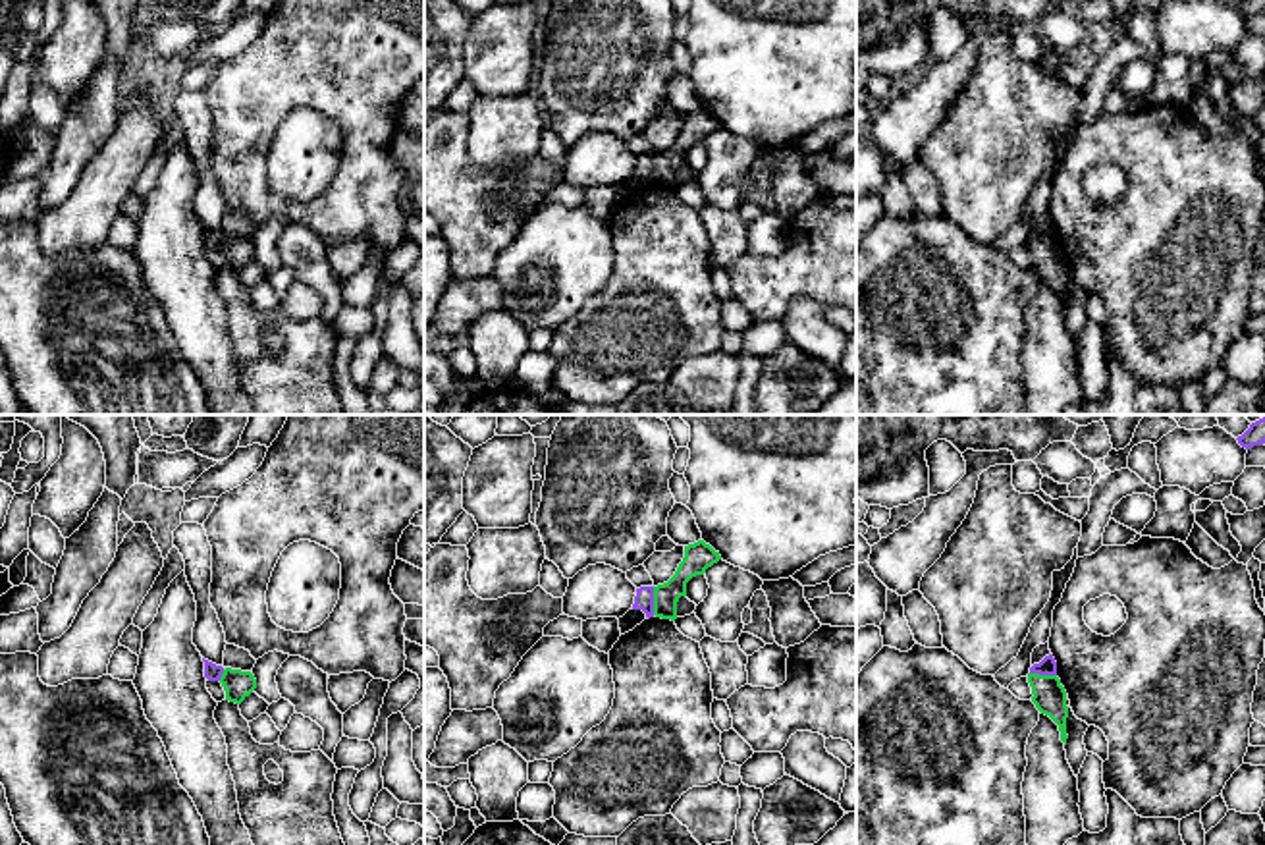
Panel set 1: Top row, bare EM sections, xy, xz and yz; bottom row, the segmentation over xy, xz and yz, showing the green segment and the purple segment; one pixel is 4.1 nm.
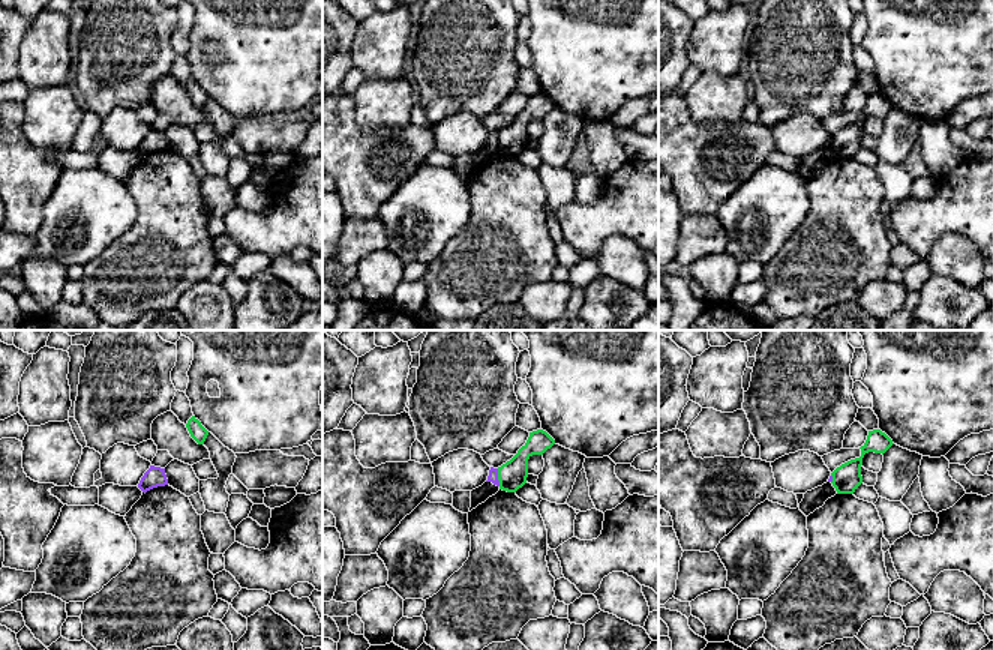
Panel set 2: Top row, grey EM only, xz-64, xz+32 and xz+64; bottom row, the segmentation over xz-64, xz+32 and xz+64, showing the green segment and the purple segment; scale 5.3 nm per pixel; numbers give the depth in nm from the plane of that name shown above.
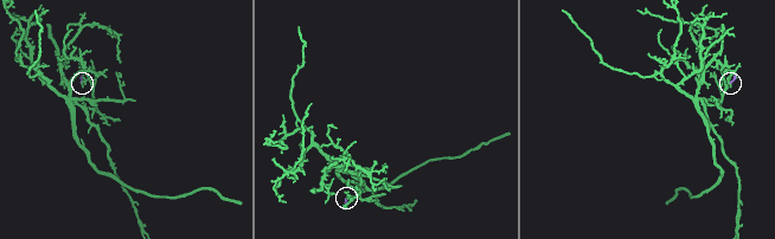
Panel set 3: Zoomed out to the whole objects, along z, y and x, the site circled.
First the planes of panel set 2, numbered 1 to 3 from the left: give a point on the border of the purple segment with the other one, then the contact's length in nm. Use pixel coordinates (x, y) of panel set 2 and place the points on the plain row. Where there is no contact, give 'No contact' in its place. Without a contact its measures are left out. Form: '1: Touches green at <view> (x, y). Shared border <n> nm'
1: No contact
2: Touches green at xz+32 (498, 141). Shared border 100 nm
3: Touches green at xz+64 (833, 143). Shared border 50 nm

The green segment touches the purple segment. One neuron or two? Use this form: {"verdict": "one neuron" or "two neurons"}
{"verdict": "two neurons"}

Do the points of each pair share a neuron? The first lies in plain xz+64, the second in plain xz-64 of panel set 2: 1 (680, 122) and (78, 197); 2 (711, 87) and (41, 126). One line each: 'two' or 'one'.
1: two
2: one

